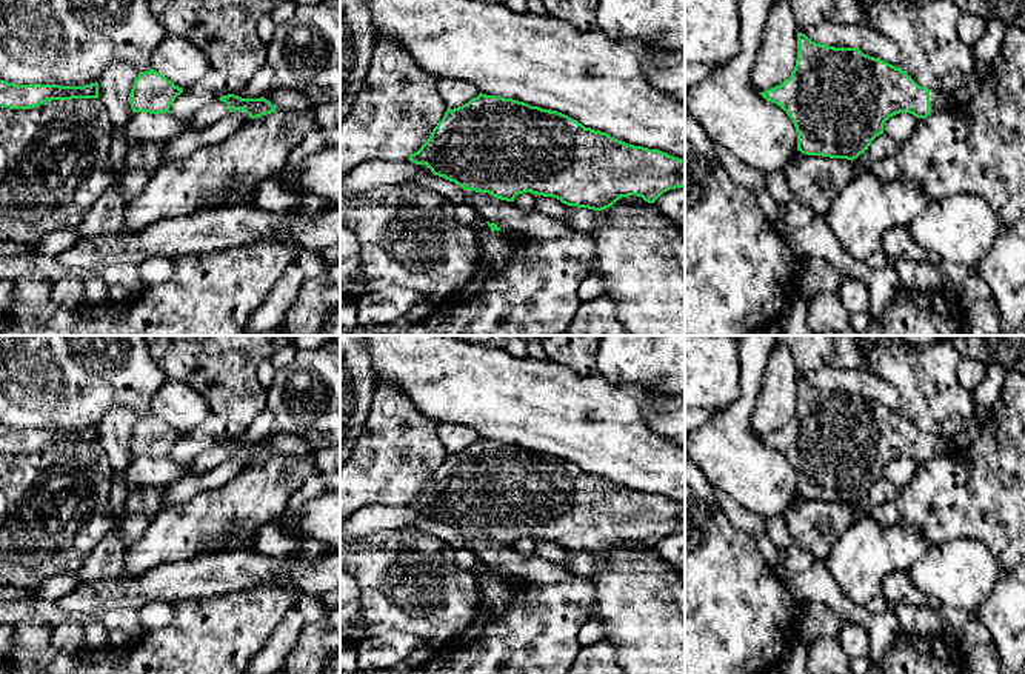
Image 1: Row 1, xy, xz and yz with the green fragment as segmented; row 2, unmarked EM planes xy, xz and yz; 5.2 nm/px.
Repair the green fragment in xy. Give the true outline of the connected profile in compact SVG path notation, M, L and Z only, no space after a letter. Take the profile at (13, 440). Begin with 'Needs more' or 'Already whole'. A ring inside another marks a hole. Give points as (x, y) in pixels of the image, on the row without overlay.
Already whole. M0 425L0 452L31 454L52 445L98 443L98 428L83 431L14 429Z

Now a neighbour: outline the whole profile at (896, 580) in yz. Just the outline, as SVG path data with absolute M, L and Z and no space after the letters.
M891 572L883 579L882 596L888 602L922 606L927 597L910 580L908 572Z

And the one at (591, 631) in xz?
M588 617L588 620L577 632L577 640L580 646L593 645L599 640L603 640L602 620L597 617Z

